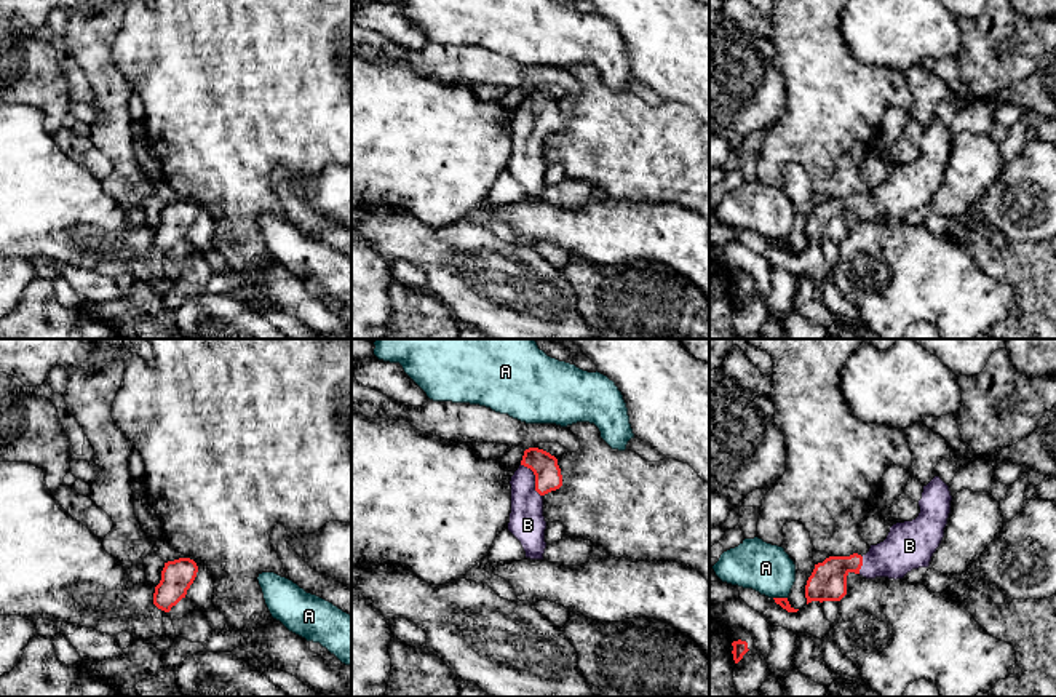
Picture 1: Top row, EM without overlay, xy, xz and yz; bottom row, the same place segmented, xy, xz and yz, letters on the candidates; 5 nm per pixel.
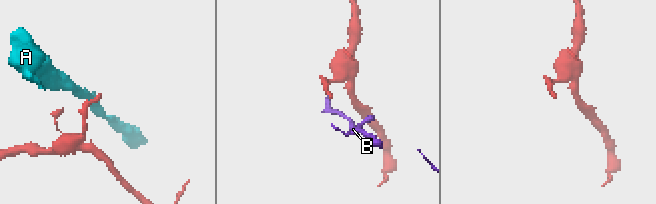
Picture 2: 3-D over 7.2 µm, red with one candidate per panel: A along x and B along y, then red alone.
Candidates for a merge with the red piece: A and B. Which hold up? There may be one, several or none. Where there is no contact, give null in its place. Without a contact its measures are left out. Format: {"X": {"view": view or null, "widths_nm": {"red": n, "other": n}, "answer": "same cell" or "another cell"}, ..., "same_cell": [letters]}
{"A": {"view": "yz", "widths_nm": {"red": 50, "other": 240}, "answer": "another cell"}, "B": {"view": "xz", "widths_nm": {"red": 130, "other": 180}, "answer": "same cell"}, "same_cell": ["B"]}

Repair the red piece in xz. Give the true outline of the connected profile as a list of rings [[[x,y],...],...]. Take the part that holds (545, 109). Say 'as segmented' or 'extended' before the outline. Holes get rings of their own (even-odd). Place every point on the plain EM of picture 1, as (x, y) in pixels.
extended | [[[538,90],[526,91],[510,126],[511,155],[508,173],[521,184],[526,200],[543,201],[546,190],[543,137],[562,128],[558,101]]]

